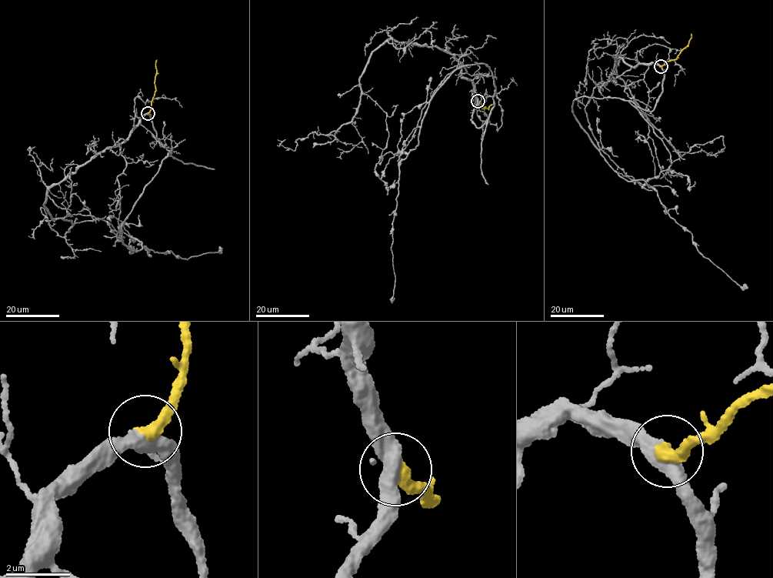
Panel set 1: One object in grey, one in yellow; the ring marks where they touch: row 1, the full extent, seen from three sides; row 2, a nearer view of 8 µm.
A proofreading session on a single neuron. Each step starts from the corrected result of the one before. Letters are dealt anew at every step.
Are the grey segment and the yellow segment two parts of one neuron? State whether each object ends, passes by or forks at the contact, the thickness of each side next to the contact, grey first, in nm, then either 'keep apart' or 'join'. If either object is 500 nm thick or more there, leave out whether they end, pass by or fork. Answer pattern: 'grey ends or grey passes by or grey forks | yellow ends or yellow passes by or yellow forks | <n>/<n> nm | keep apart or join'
grey passes by | yellow ends | 480/420 nm | join

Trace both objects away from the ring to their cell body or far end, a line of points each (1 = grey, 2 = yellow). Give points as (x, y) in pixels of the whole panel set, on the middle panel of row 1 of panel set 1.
1: (478, 101), (473, 81), (458, 74), (467, 72), (462, 62), (434, 90), (418, 145), (401, 162), (391, 302)
2: (478, 101), (483, 108), (493, 105)

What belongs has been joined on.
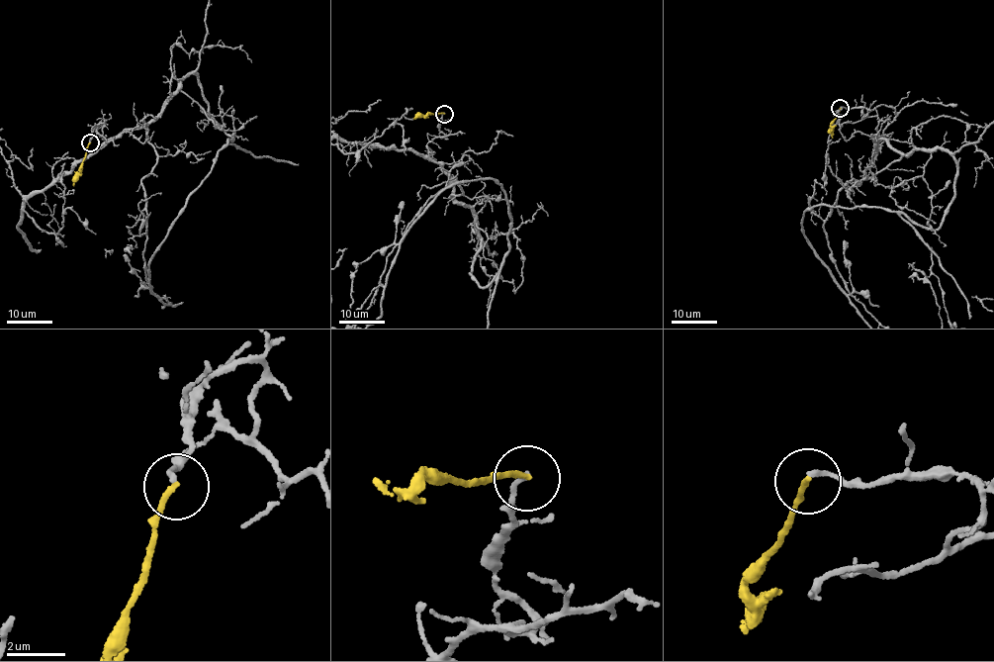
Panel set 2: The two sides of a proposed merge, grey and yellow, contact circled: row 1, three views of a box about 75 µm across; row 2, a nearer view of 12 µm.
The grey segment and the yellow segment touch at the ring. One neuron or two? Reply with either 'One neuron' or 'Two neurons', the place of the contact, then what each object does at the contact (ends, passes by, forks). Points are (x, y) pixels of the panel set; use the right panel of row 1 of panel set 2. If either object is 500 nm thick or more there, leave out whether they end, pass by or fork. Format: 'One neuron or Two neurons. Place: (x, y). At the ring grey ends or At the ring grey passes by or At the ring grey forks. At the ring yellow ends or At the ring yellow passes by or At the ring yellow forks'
Two neurons. Place: (840, 108). At the ring grey ends. At the ring yellow ends

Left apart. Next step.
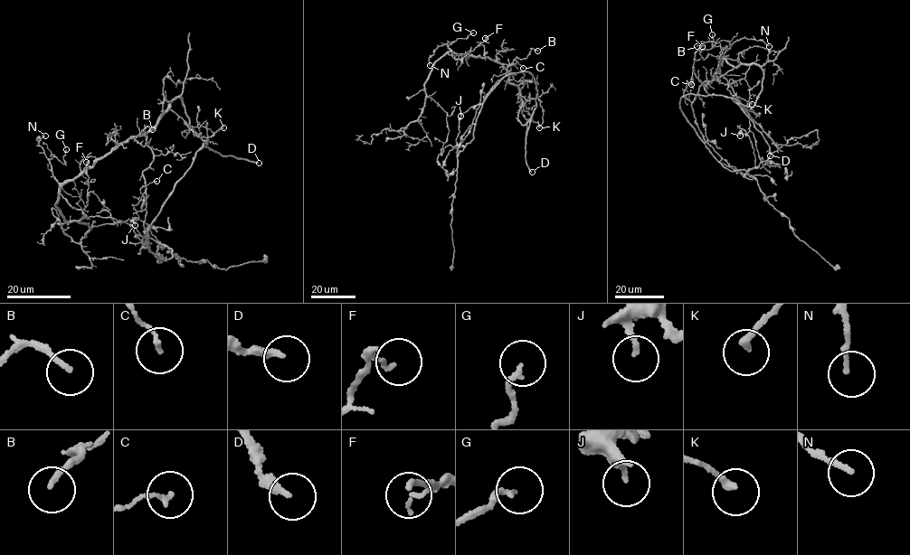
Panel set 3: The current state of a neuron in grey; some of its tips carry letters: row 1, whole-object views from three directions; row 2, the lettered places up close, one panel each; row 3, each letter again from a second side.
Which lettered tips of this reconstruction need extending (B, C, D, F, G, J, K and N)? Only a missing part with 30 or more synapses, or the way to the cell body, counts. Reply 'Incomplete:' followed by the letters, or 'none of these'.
Incomplete: D

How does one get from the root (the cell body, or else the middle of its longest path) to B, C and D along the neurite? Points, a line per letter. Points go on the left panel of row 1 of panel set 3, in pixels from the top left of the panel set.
B: (150, 149), (145, 134), (127, 139), (134, 138), (143, 146), (147, 142), (144, 129), (148, 126), (152, 129)
C: (150, 149), (154, 158), (142, 174), (146, 194), (146, 209), (142, 211), (144, 197), (140, 188), (156, 181)
D: (150, 149), (146, 139), (148, 131), (170, 109), (187, 125), (205, 127), (205, 144), (213, 150), (259, 163)

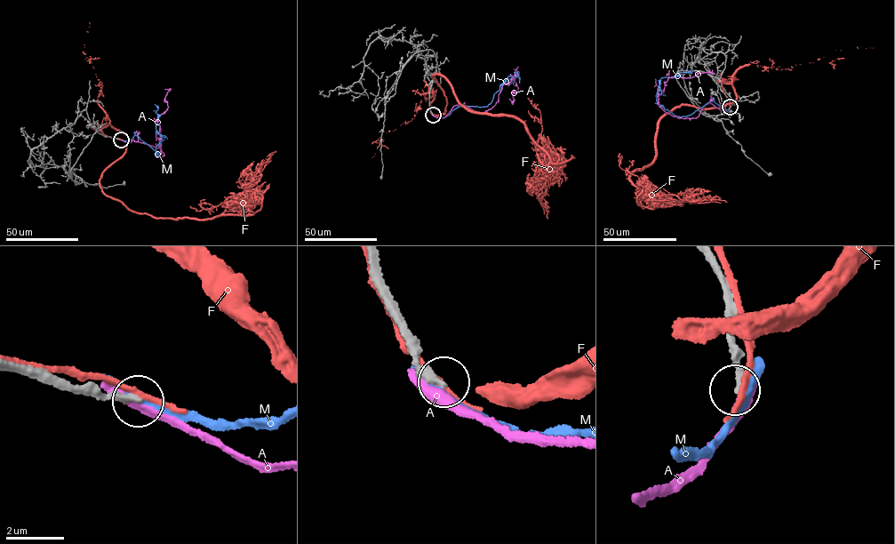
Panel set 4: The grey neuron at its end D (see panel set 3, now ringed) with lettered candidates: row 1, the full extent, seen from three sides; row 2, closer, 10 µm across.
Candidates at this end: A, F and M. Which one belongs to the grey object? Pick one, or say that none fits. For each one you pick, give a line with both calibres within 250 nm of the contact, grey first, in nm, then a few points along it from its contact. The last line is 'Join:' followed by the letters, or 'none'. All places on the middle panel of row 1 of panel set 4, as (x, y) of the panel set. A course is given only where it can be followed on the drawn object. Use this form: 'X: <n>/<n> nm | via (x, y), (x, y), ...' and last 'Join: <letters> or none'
Join: none

